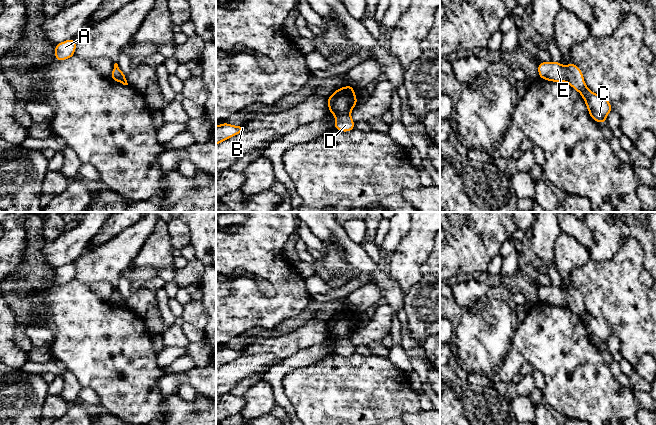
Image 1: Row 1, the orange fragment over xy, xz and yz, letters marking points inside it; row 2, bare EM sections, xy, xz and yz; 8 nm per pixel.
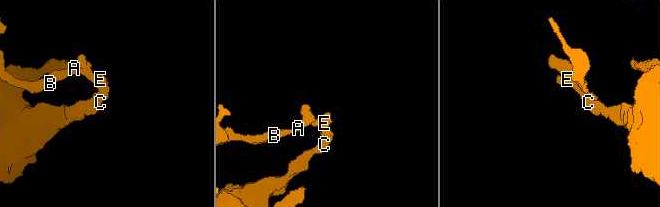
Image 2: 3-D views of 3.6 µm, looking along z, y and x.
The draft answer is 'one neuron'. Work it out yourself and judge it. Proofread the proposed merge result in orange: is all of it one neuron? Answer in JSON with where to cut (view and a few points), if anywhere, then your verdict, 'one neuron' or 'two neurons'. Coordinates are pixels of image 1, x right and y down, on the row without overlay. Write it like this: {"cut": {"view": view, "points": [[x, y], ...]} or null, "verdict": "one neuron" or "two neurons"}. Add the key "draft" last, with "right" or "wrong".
{"cut": null, "verdict": "one neuron", "draft": "right"}

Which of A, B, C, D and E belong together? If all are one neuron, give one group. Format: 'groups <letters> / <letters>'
groups A B C D E

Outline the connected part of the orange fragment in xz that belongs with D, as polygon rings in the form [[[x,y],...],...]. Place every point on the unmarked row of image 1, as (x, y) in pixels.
[[[353,309],[337,313],[327,322],[328,333],[331,338],[336,340],[334,352],[338,355],[349,356],[355,353],[355,346],[350,337],[354,330],[359,327]]]

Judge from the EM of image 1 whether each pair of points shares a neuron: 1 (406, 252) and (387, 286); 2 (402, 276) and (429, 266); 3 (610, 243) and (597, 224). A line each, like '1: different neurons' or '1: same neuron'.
1: different neurons
2: different neurons
3: same neuron

